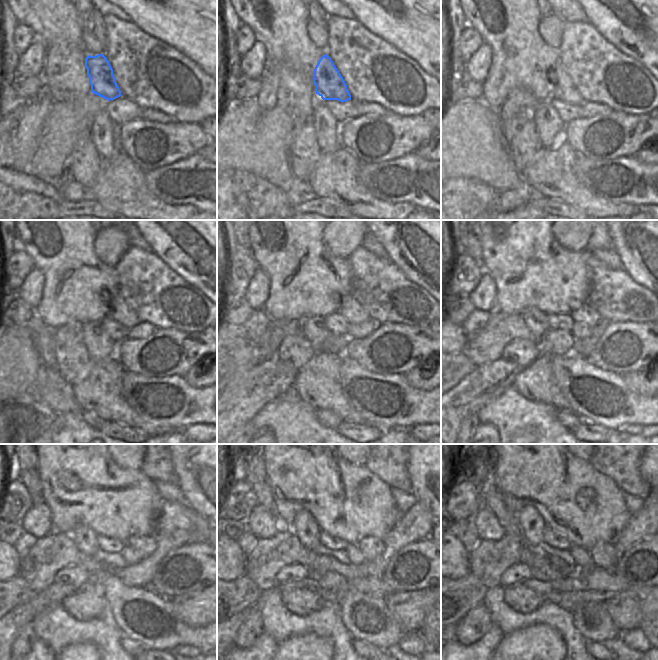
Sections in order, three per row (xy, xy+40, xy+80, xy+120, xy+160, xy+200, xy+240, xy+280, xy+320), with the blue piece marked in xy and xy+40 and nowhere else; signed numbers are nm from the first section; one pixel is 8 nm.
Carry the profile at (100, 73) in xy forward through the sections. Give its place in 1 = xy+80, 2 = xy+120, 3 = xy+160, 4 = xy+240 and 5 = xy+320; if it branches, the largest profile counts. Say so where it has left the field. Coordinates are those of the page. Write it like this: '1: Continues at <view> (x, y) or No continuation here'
1: Continues at xy+80 (563, 89)
2: Continues at xy+120 (119, 311)
3: Continues at xy+160 (350, 309)
4: Continues at xy+240 (146, 545)
5: Continues at xy+320 (602, 555)

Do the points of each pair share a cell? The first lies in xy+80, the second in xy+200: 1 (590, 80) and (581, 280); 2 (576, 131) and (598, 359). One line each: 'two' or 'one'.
1: two
2: one

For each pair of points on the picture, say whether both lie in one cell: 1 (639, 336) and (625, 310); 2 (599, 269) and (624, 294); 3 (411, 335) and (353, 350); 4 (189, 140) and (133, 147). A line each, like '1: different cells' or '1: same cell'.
1: different cells
2: same cell
3: same cell
4: same cell

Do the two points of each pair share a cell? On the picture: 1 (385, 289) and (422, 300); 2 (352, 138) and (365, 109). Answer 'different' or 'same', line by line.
1: same
2: different

